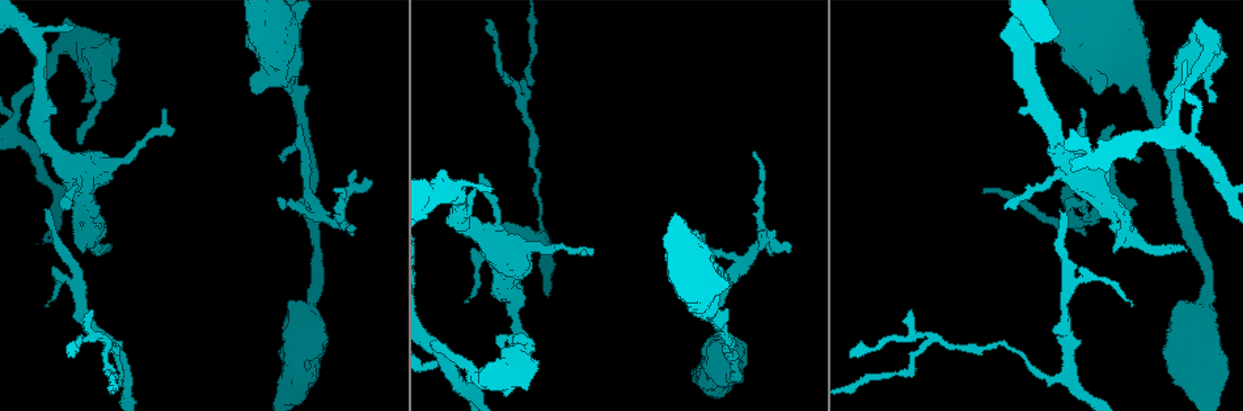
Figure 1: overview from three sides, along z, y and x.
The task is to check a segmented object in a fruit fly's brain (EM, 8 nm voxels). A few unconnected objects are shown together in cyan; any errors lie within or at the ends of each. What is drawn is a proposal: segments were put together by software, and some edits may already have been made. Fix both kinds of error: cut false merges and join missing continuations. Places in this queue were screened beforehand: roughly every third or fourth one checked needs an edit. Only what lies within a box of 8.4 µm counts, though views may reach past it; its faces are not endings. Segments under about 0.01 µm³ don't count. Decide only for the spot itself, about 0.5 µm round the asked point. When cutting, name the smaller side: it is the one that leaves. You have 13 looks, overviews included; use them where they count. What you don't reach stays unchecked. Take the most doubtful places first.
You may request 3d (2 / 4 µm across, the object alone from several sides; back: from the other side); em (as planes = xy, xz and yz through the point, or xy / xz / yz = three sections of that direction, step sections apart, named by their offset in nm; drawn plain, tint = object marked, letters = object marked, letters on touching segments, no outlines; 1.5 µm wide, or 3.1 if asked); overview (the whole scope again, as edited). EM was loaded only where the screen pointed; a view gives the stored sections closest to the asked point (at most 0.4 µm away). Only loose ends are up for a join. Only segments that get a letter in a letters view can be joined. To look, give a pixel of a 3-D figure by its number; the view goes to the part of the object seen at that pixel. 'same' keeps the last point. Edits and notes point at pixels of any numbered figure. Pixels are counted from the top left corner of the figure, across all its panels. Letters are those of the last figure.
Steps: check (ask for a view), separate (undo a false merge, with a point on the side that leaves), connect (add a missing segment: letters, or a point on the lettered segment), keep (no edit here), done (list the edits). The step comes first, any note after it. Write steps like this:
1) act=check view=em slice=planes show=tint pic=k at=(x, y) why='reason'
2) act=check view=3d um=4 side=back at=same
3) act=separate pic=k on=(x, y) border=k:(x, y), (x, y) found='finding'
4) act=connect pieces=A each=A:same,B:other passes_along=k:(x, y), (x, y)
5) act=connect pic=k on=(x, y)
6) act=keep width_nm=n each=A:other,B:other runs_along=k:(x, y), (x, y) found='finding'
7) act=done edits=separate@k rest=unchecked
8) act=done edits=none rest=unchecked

act=check view=3d um=4 pic=1 at=(53, 299) why='tapers out'

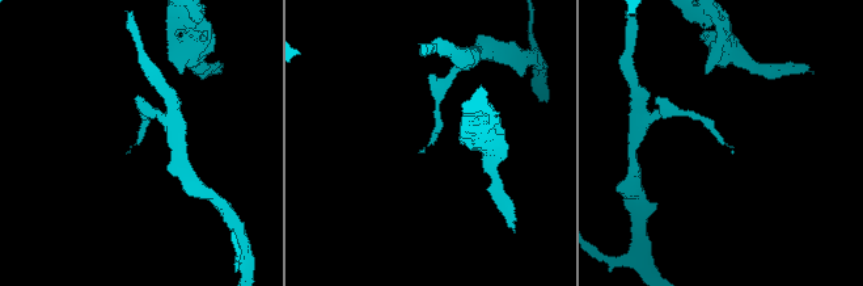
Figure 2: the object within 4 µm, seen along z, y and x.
act=check view=em slice=xz step=4 show=letters pic=2 at=(140, 141) why='need the tissue'

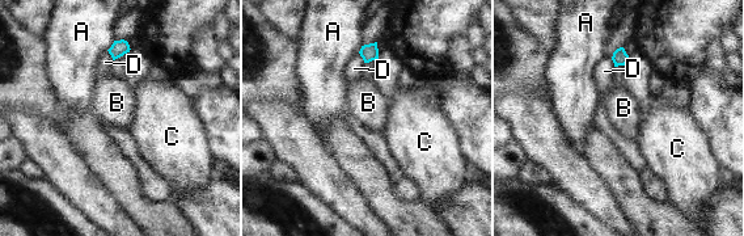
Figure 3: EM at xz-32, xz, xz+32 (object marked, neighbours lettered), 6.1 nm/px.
act=check view=em slice=planes show=letters at=same

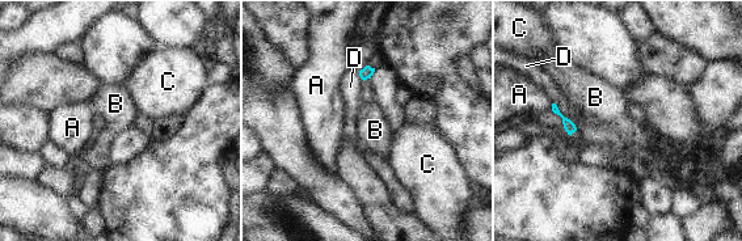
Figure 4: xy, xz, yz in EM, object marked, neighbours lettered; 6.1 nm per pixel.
act=keep each=A:other,B:other,C:other,D:other border=4:(553, 102), (574, 125) found='none of them fits'

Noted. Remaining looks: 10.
act=check view=em slice=yz step=4 show=letters pic=1 at=(45, 209) why='branch stops here'

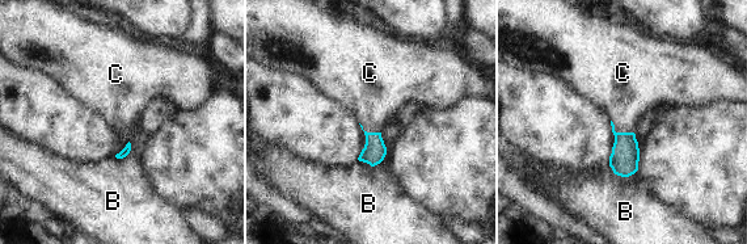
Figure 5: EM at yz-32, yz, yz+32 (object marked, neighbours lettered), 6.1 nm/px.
act=connect pieces=C longest_contact=B:240nm each=B:other,C:same passes_along=5:(624, 159), (619, 133), (625, 93) found='the neuron continues'

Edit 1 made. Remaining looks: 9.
act=check view=overview

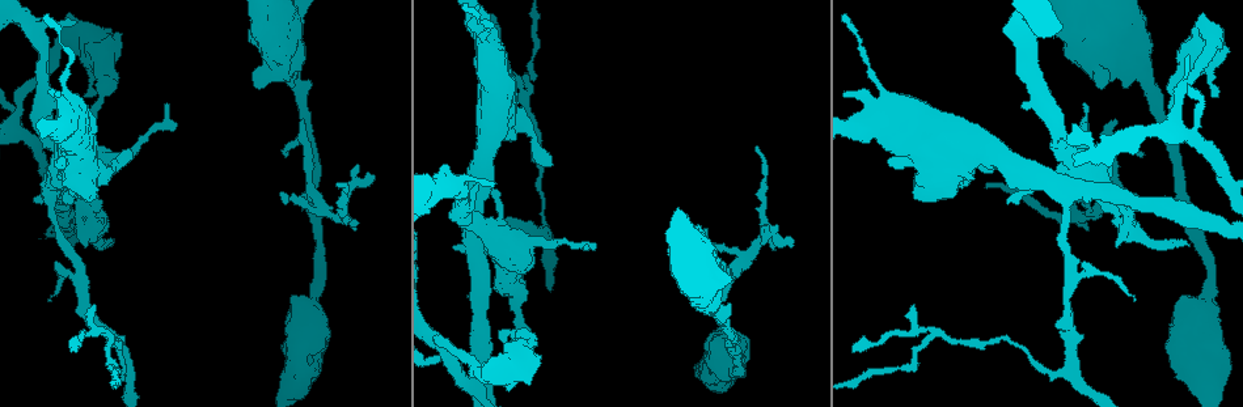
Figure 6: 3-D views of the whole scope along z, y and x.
act=check view=3d um=2 pic=6 at=(375, 179)

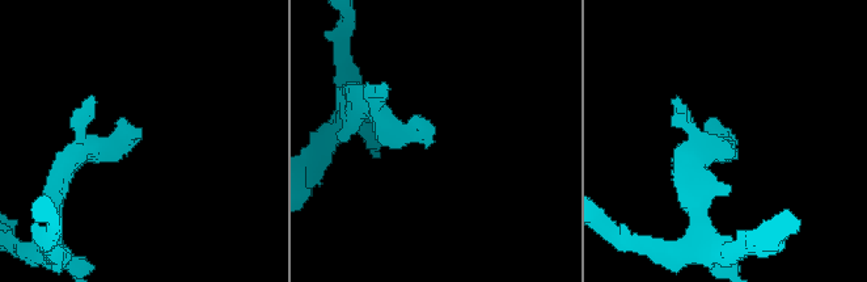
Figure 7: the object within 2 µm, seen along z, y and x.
act=check view=em slice=xz step=4 show=letters pic=7 at=(717, 134) why='now the EM'

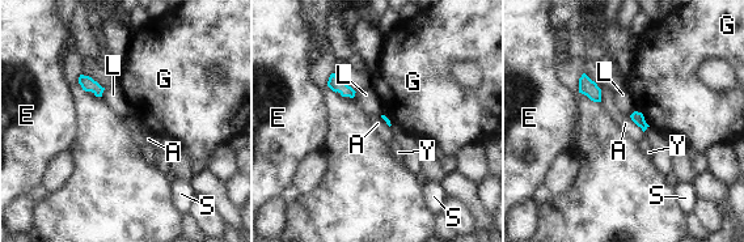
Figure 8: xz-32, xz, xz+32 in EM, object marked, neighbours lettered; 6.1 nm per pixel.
act=keep longest_contact=G:140nm each=A:other,E:other,G:other,L:other,S:other,Y:other border=8:(596, 84), (600, 89), (601, 101) found='no lettered segment goes on from it'

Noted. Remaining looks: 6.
act=check view=3d um=4 pic=6 at=(1217, 96) why='free end'

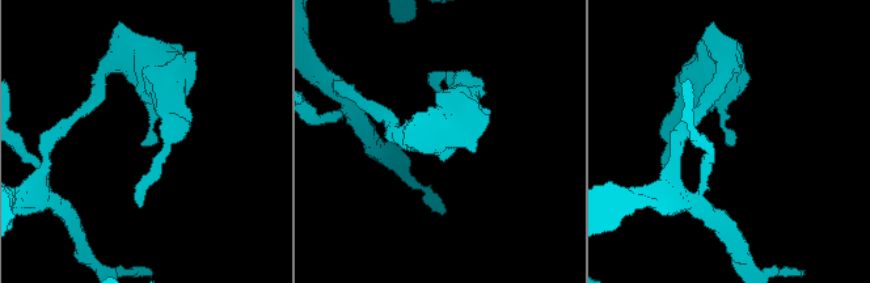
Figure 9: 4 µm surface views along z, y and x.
act=check view=em slice=planes show=letters pic=9 at=(729, 145)

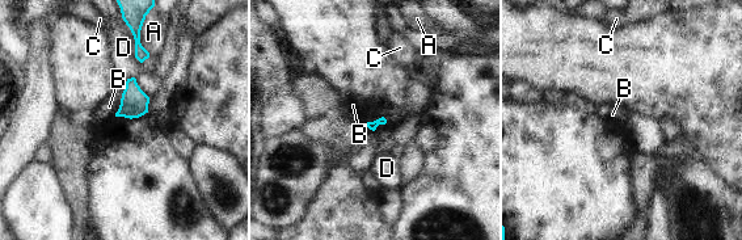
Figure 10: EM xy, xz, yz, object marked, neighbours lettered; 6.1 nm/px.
act=keep longest_contact=D:240nm each=A:other,B:other,C:other,D:other found='no lettered segment goes on from it'

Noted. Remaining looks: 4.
act=check view=3d um=2 pic=6 at=(523, 92) why='arms part here'

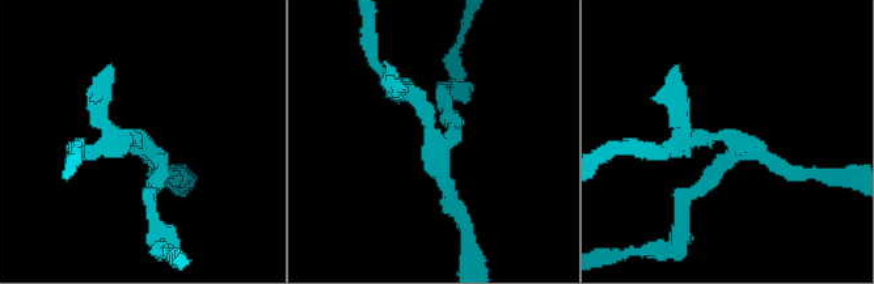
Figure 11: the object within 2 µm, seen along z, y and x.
act=check view=em slice=planes show=tint pic=11 at=(141, 146)

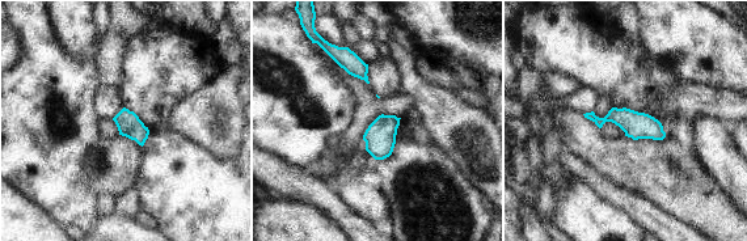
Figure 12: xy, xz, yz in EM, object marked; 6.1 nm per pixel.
act=check view=em slice=planes show=letters at=same

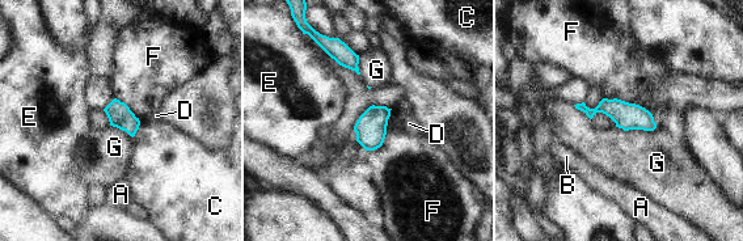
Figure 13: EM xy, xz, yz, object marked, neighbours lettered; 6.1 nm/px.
act=keep each=A:other,B:other,C:other,D:other,E:other,F:other,G:other border=13:(657, 123), (653, 130), (616, 126) found='continuous, no second neuron'

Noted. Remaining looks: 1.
act=done edits=connect@5 rest=unchecked

